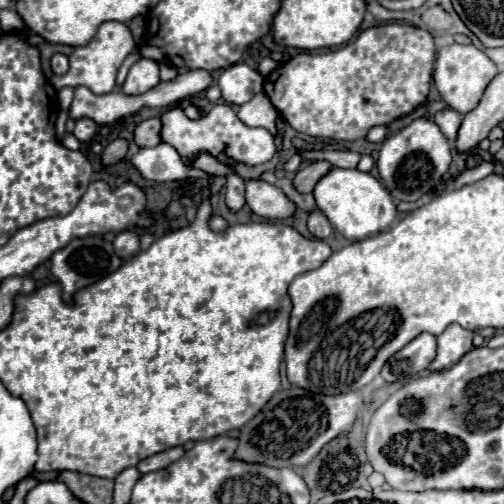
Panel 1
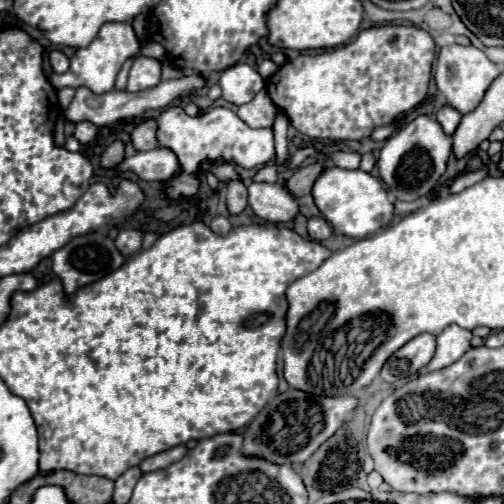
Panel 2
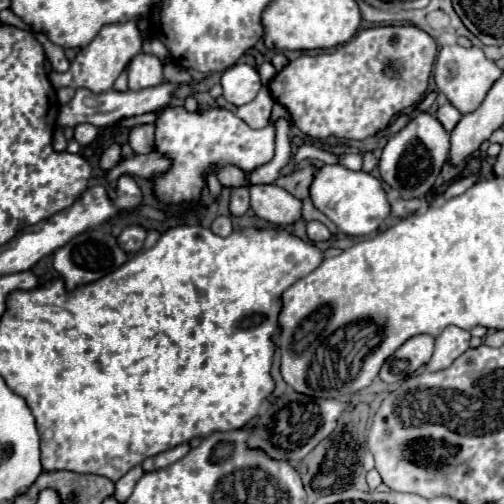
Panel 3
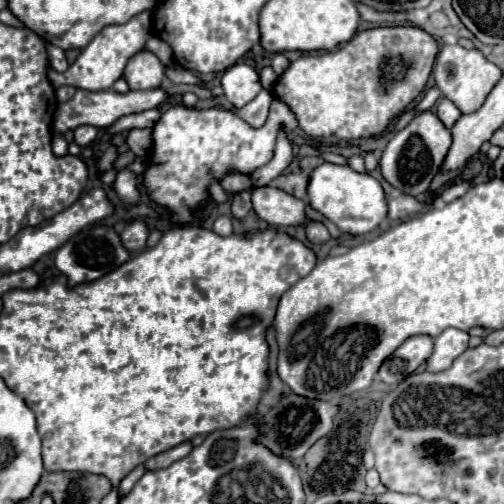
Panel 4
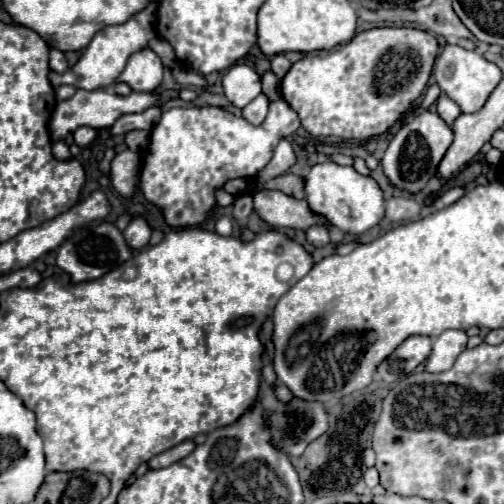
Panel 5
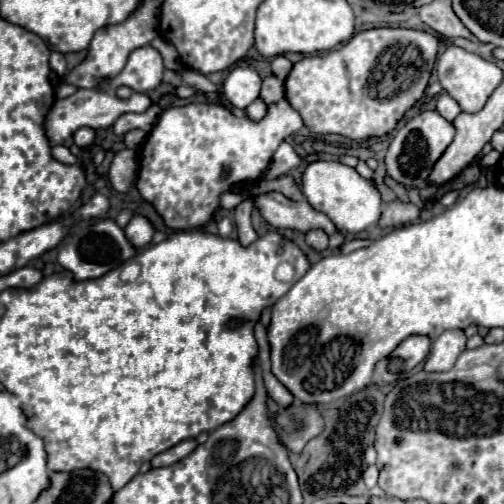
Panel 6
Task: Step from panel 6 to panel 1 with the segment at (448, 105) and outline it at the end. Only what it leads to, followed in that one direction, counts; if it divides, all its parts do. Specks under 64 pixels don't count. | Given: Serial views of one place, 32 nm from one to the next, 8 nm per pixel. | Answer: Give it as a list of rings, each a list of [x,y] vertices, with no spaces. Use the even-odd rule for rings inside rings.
[[[444,108],[444,110],[440,110],[440,112],[434,114],[434,122],[440,126],[440,130],[444,132],[446,138],[454,140],[456,132],[460,128],[460,122],[462,122],[462,114],[458,114],[452,108]]]

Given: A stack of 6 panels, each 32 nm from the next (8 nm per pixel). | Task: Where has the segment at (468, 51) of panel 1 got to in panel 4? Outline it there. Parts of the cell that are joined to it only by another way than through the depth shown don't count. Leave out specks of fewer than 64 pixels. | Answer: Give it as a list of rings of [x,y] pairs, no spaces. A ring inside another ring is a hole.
[[[456,44],[456,46],[444,46],[436,56],[434,78],[442,94],[450,98],[460,108],[462,114],[470,114],[470,112],[476,112],[480,104],[484,104],[488,92],[492,92],[492,88],[502,78],[502,70],[490,60],[486,60],[478,50],[466,50]]]

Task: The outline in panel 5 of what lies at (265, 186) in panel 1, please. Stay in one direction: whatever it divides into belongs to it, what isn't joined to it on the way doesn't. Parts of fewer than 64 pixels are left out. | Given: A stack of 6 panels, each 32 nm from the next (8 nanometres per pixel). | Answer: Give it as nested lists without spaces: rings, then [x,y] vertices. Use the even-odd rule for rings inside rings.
[[[262,190],[254,194],[254,208],[262,220],[272,228],[300,228],[308,230],[312,224],[324,224],[330,228],[326,216],[316,214],[306,200],[296,200],[278,190]]]

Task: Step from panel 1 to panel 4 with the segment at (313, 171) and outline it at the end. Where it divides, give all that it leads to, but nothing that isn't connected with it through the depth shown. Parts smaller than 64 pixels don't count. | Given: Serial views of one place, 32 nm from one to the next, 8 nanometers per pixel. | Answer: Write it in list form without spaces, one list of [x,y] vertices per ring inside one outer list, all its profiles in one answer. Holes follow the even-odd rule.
[[[284,174],[274,178],[268,186],[280,188],[300,200],[306,200],[306,184],[308,184],[308,176],[306,174]]]

